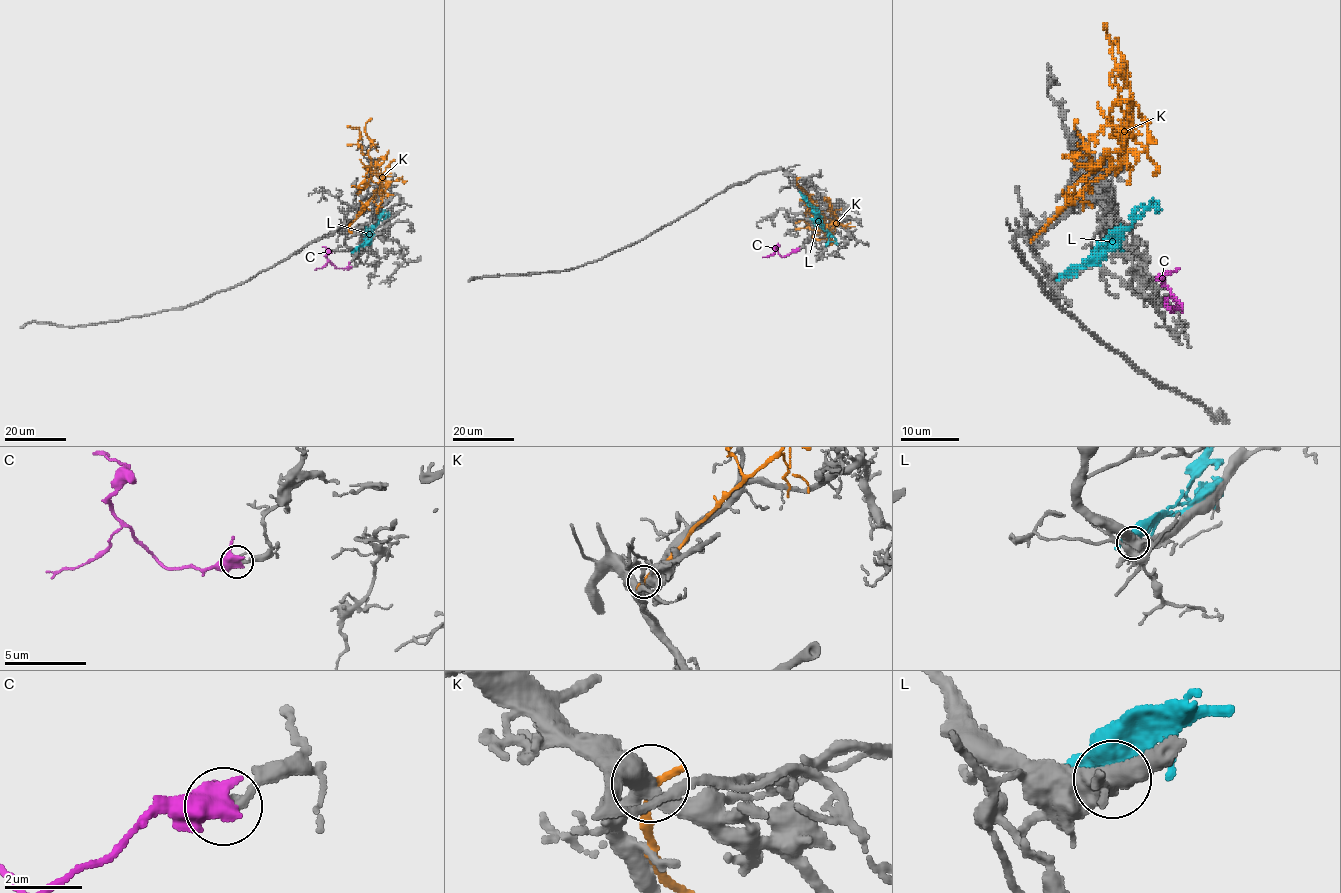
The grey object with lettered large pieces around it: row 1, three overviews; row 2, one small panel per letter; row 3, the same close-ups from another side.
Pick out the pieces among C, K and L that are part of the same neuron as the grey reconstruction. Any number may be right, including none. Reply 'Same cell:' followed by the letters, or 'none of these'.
Same cell: none of these

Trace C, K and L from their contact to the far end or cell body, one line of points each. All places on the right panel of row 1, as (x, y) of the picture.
C: (1169, 307), (1171, 310), (1183, 307), (1162, 283), (1162, 279), (1175, 269)
K: (1032, 238), (1127, 152), (1140, 152), (1146, 146), (1148, 123), (1129, 92), (1126, 70), (1112, 41), (1118, 41)
L: (1067, 278), (1082, 264), (1095, 262), (1127, 229), (1133, 213), (1140, 206), (1155, 206), (1156, 213)

